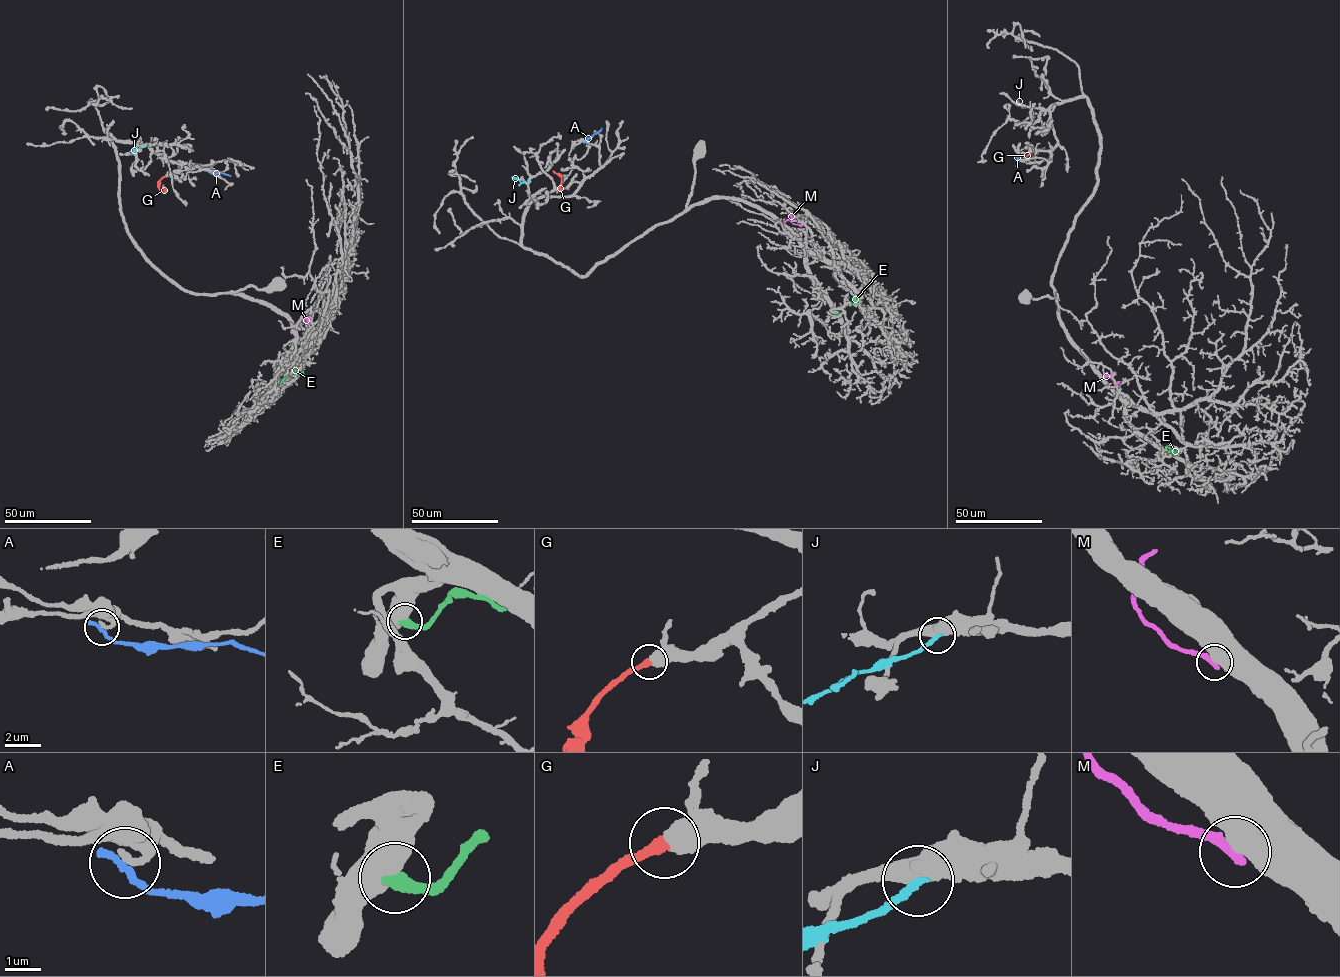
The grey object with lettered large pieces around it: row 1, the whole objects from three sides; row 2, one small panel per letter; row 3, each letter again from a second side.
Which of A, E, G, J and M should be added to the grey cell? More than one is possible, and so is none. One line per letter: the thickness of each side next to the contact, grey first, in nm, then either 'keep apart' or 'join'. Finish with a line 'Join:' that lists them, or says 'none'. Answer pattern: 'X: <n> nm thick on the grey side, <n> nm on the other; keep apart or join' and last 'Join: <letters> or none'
A: 240 nm thick on the grey side, 220 nm on the other; keep apart
E: 800 nm thick on the grey side, 500 nm on the other; keep apart
G: 650 nm thick on the grey side, 300 nm on the other; join
J: 550 nm thick on the grey side, 240 nm on the other; keep apart
M: 750 nm thick on the grey side, 360 nm on the other; keep apart
Join: G

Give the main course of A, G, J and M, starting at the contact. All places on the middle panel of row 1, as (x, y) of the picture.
A: (584, 142), (601, 127)
G: (566, 188), (561, 189), (561, 177), (553, 171)
J: (529, 181), (521, 182), (511, 177)
M: (790, 233), (782, 227), (786, 220), (801, 225)

